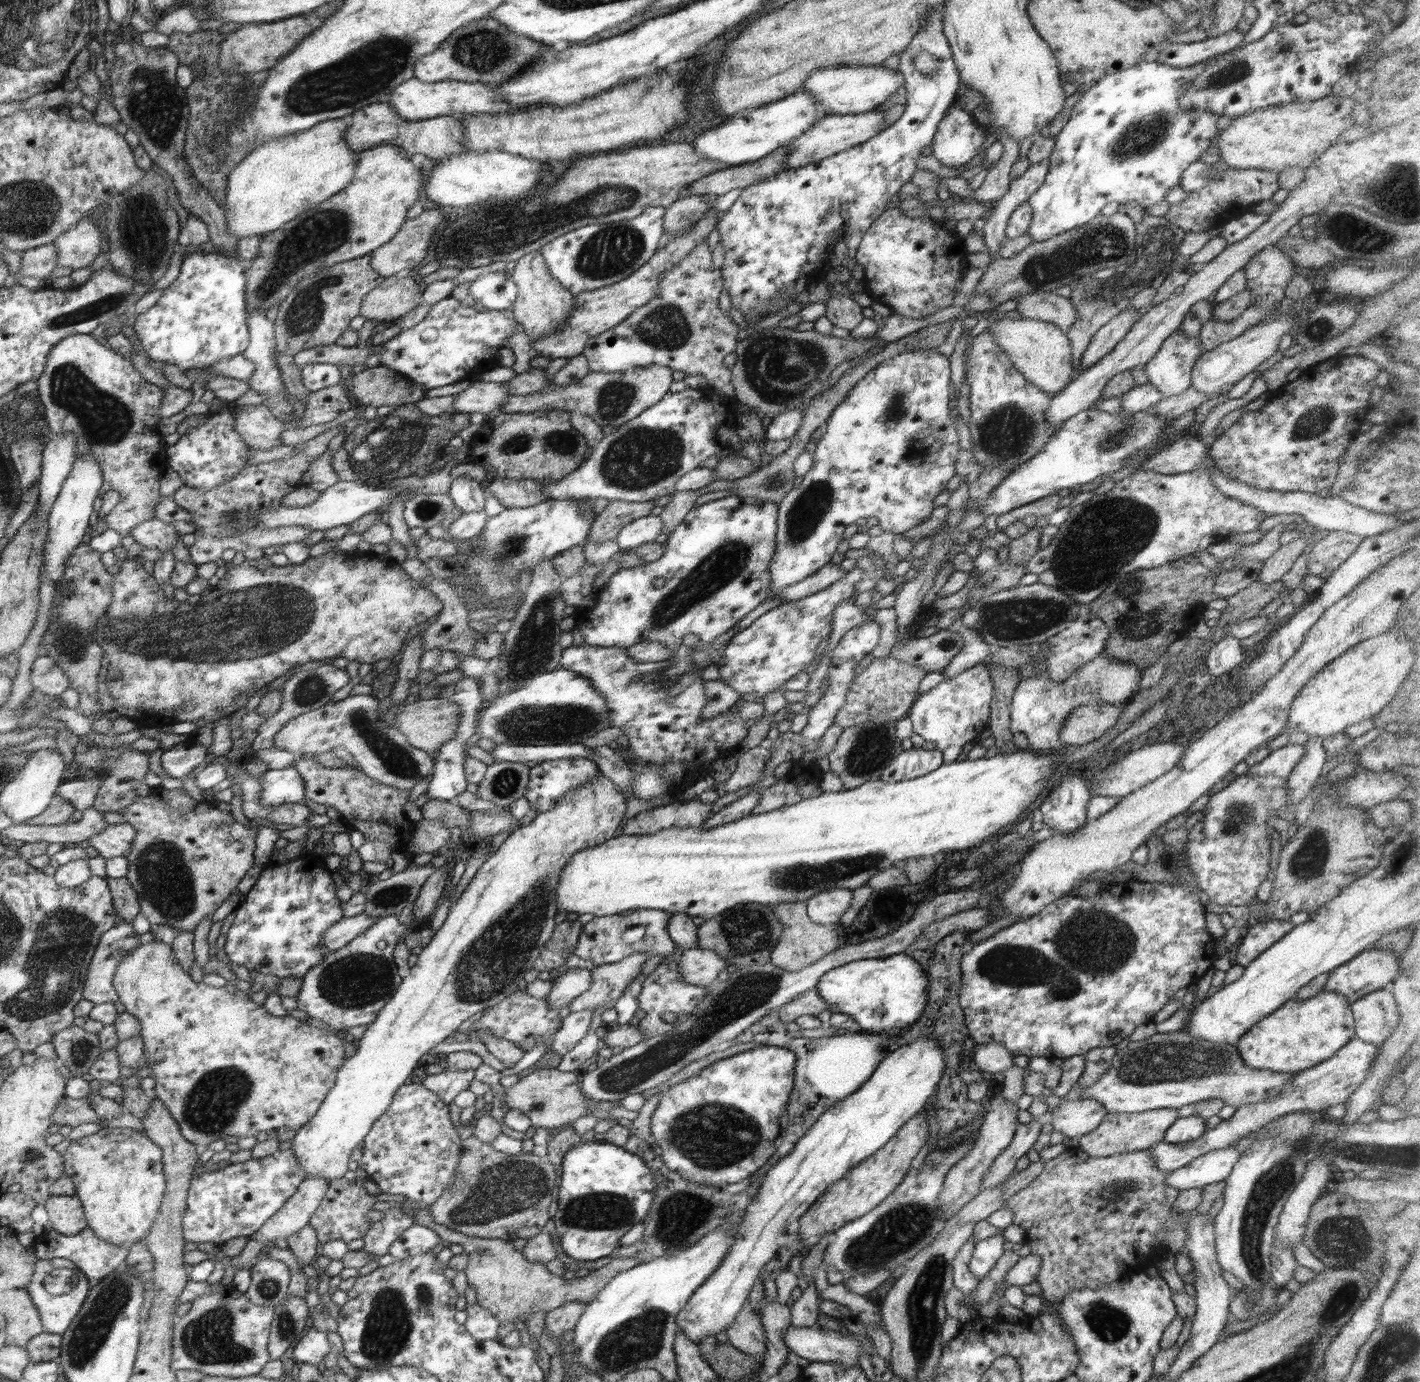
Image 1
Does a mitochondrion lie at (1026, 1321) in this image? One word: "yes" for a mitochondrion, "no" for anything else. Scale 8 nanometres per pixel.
no

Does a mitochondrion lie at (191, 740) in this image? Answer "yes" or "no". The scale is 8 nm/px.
no

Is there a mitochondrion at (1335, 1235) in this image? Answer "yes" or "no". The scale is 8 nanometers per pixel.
yes

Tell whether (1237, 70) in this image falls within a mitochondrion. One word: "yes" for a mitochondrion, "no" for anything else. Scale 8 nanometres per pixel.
yes

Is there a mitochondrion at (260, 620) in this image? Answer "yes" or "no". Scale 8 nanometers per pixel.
yes

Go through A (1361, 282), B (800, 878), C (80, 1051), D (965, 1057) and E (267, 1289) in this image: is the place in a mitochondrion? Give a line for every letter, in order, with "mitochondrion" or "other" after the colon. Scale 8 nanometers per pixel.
A: other
B: mitochondrion
C: mitochondrion
D: other
E: mitochondrion

